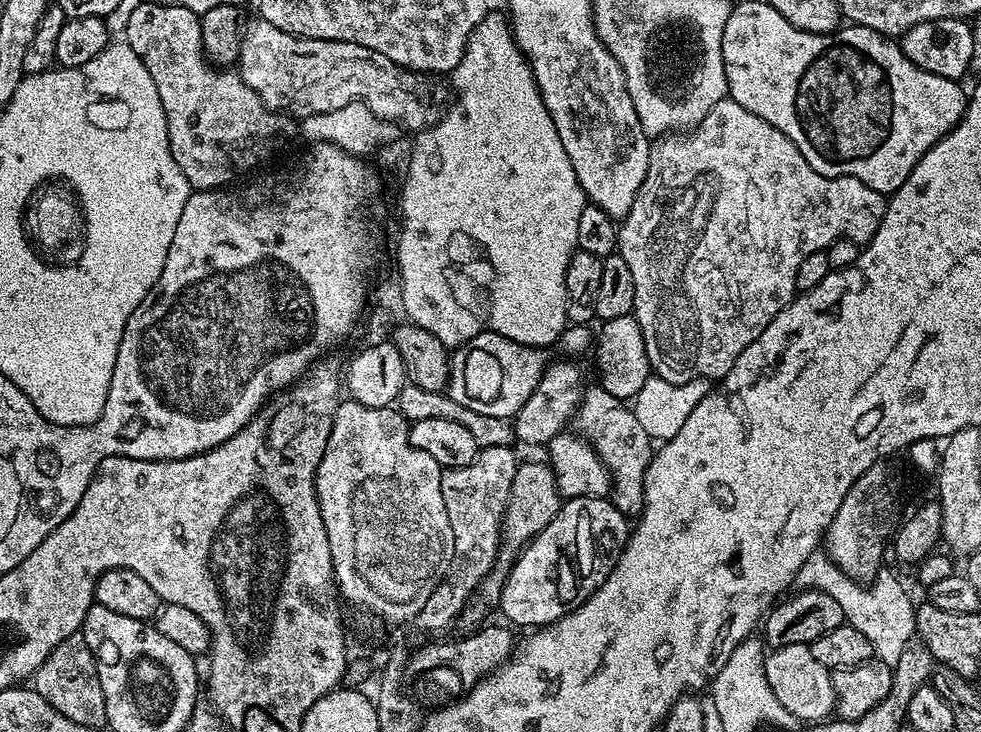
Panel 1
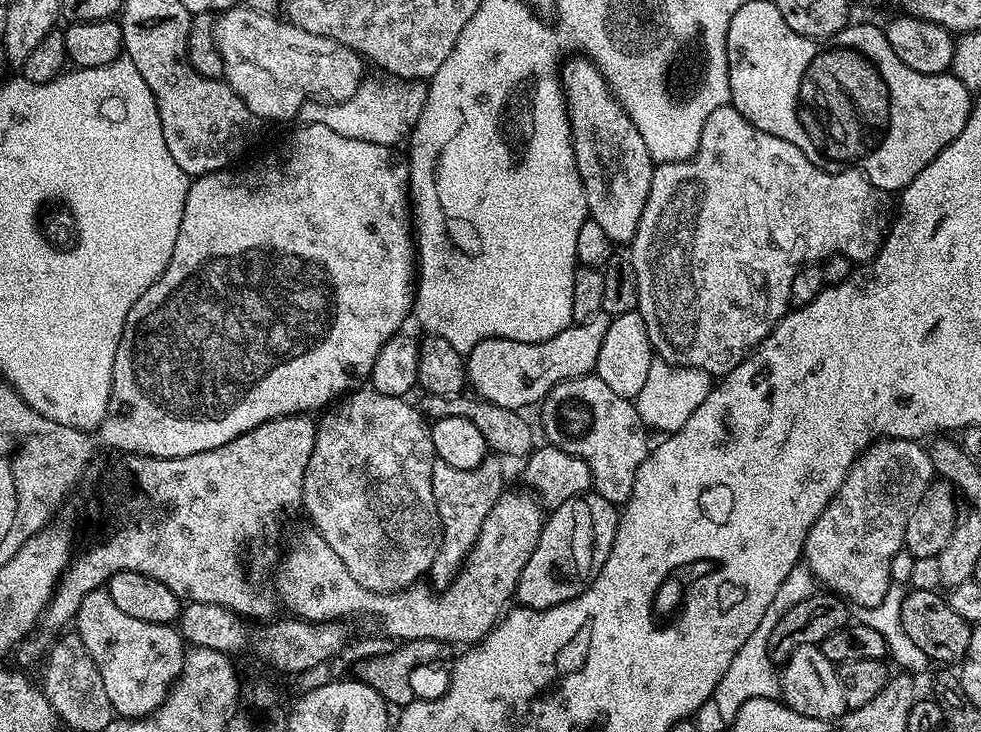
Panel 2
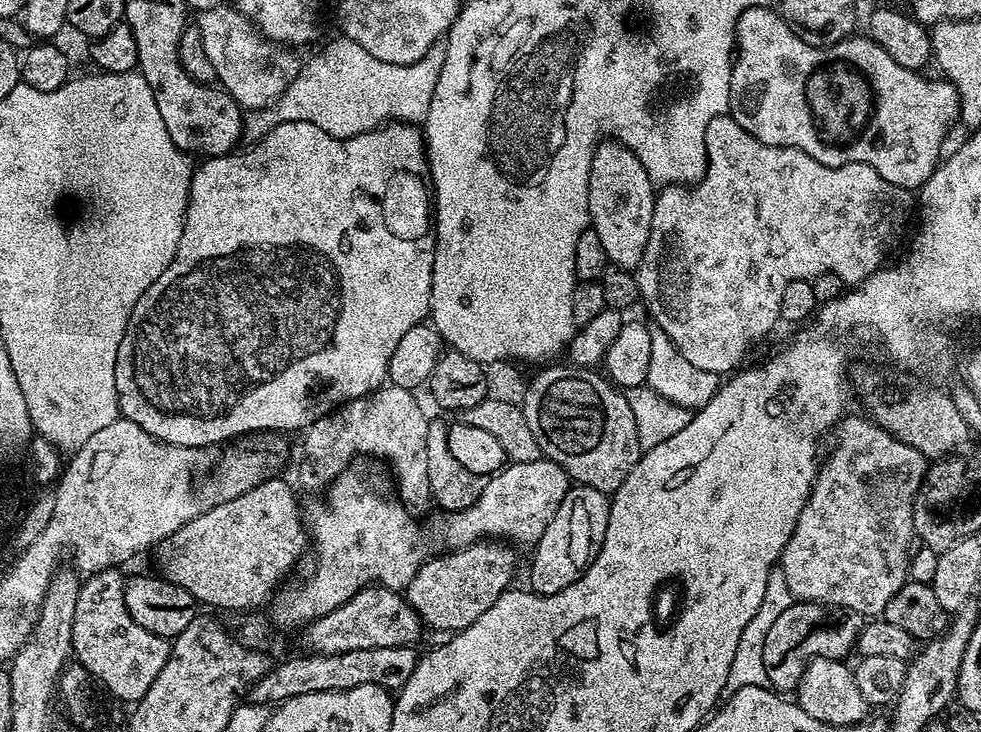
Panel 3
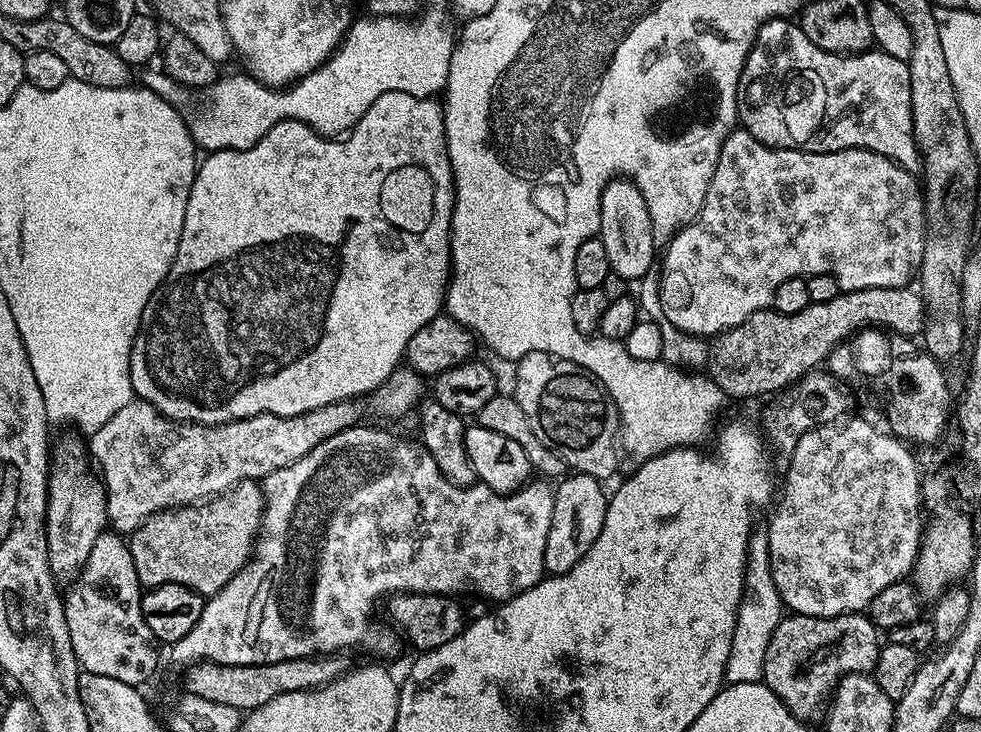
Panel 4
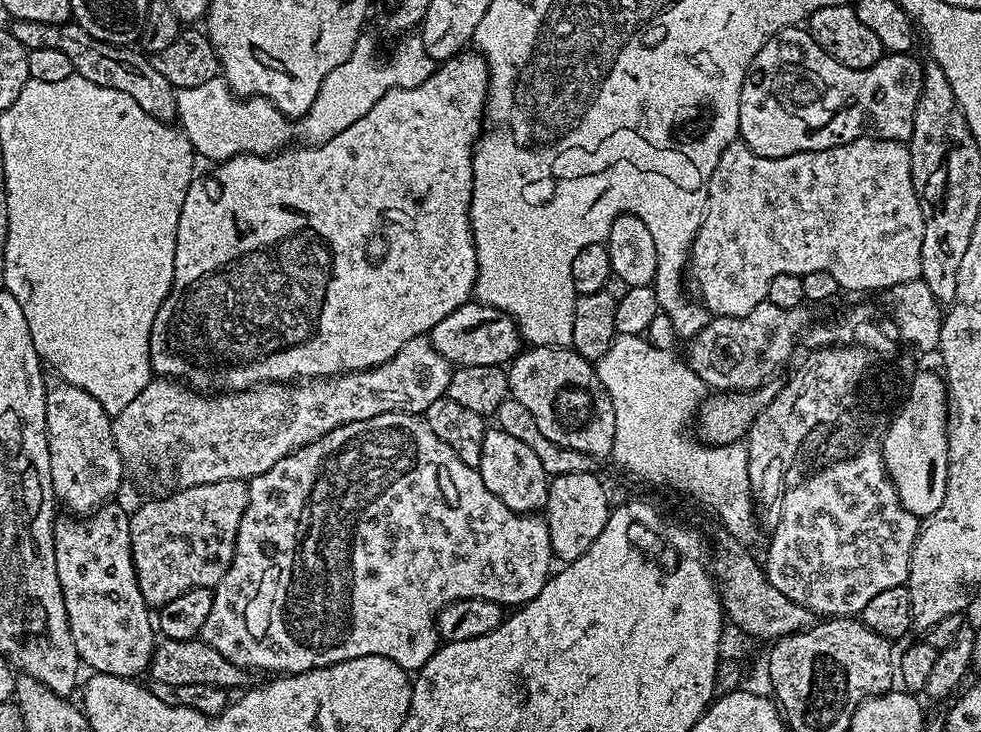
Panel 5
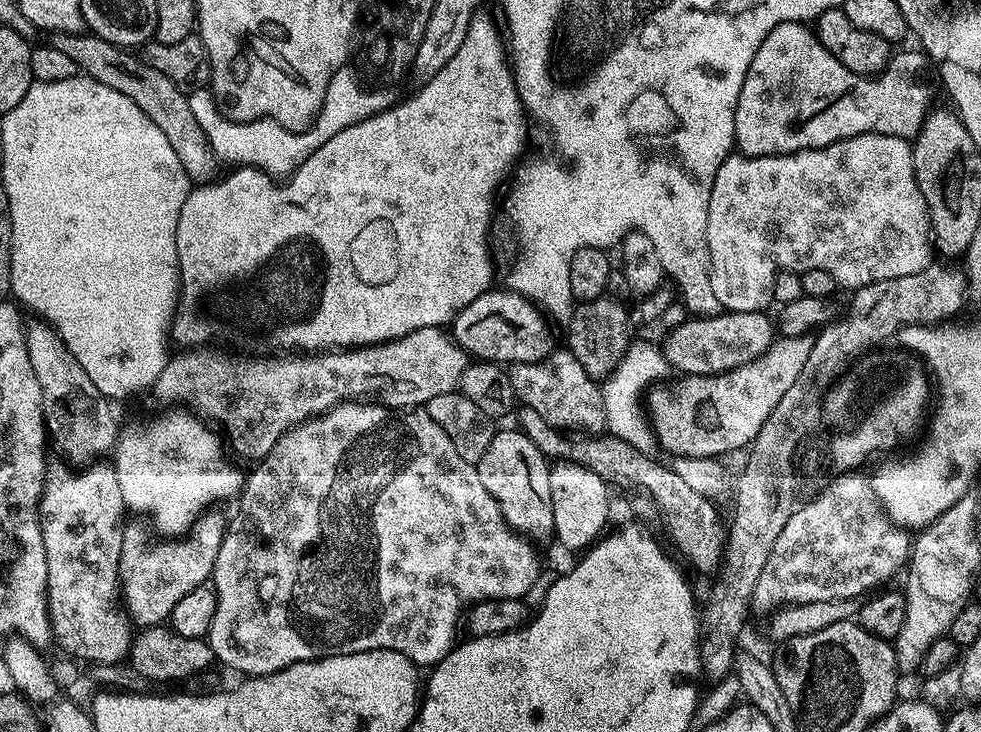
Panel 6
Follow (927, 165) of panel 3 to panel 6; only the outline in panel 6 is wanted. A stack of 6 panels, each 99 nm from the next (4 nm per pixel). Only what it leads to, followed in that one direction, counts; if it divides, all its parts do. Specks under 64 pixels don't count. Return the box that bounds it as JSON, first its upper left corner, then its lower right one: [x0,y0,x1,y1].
[734,22,930,156]

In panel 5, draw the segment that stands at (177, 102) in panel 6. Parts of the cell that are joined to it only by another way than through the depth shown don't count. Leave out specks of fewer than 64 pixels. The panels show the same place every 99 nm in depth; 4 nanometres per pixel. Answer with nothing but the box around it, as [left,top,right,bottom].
[9,20,176,123]

